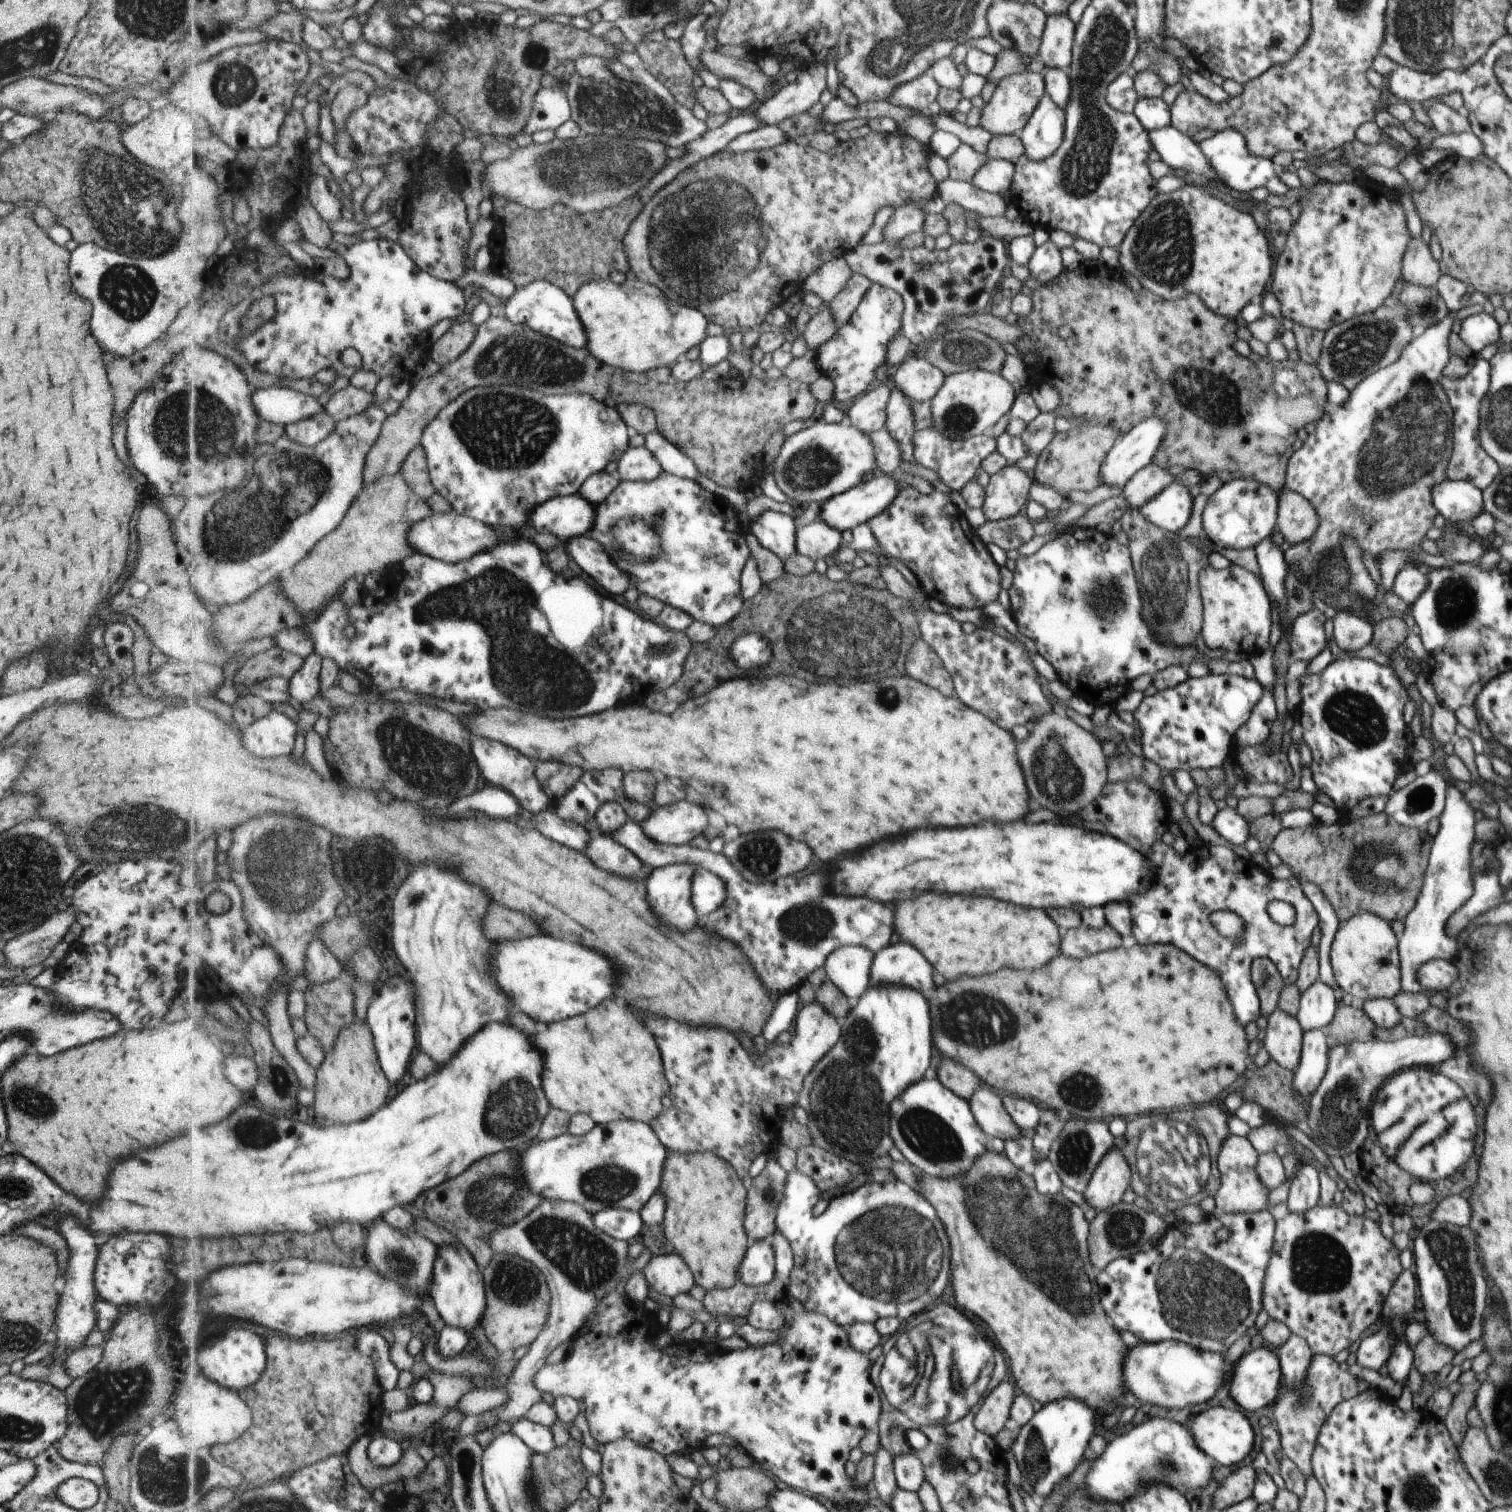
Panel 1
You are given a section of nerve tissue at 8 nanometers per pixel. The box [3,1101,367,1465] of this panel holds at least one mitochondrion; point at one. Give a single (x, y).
(109, 1400)

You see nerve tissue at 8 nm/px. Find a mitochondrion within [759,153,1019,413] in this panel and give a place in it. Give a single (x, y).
(966, 348)

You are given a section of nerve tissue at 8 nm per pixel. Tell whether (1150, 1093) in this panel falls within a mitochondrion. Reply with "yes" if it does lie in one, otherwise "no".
no

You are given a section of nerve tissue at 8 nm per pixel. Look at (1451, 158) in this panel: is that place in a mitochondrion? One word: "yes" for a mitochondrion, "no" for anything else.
no

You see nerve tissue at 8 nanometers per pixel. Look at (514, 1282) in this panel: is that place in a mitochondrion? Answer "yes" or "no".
yes

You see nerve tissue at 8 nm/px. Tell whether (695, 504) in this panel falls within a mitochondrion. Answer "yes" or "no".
no

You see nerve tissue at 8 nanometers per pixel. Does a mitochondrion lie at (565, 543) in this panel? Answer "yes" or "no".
no

